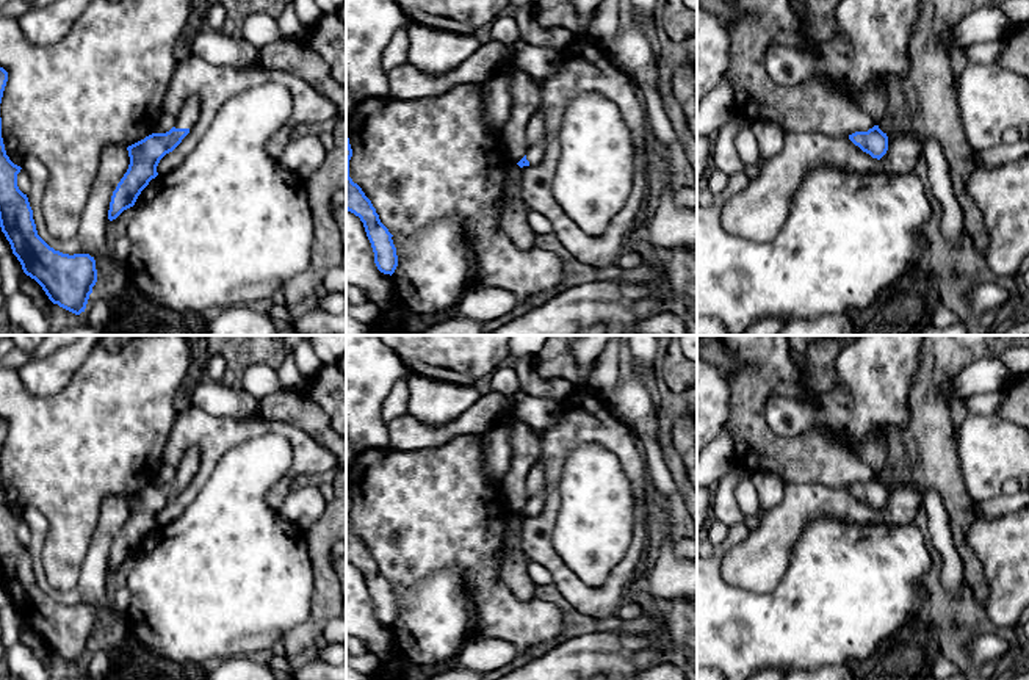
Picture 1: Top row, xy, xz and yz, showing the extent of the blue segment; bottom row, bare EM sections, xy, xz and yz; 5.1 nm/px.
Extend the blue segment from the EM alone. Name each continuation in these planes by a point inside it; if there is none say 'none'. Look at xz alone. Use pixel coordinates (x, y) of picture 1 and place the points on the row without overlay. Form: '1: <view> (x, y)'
1: xz (534, 489)

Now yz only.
none

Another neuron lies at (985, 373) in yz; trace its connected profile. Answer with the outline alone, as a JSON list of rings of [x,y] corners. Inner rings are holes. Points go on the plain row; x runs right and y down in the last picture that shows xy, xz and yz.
[[[976,354],[968,365],[941,385],[941,392],[951,401],[959,396],[971,398],[1001,392],[1010,384],[1012,378],[1010,368],[999,357]]]

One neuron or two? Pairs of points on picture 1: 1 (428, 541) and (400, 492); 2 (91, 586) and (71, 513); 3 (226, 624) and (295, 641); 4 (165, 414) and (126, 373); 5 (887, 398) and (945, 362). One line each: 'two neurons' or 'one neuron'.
1: one neuron
2: two neurons
3: two neurons
4: one neuron
5: two neurons

